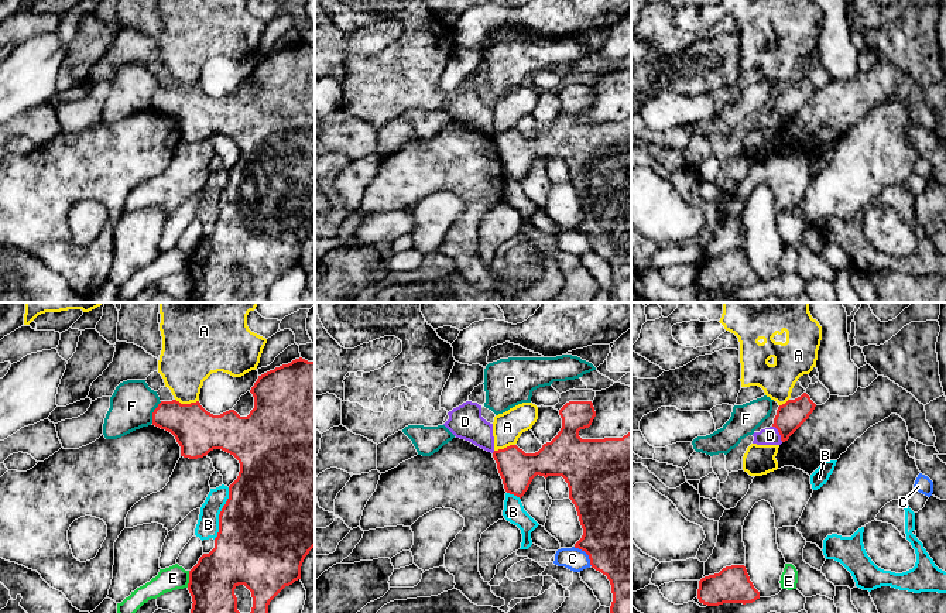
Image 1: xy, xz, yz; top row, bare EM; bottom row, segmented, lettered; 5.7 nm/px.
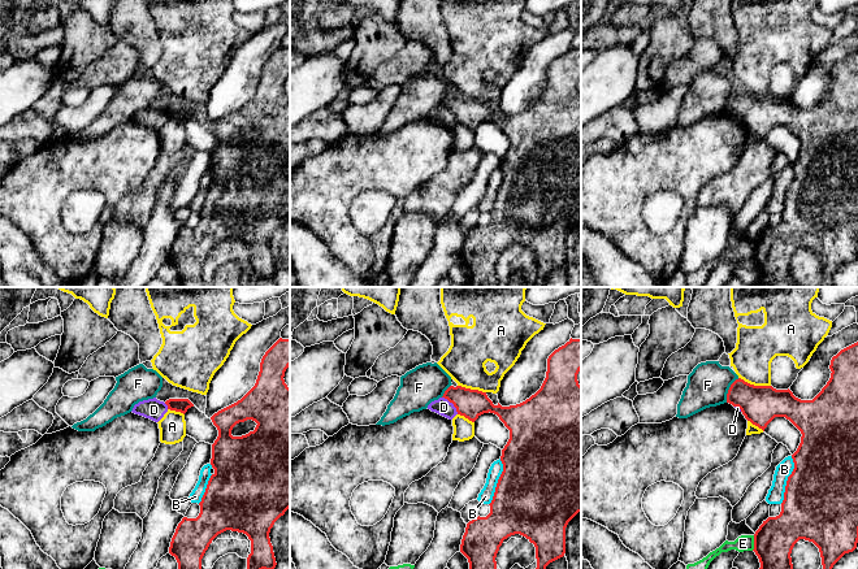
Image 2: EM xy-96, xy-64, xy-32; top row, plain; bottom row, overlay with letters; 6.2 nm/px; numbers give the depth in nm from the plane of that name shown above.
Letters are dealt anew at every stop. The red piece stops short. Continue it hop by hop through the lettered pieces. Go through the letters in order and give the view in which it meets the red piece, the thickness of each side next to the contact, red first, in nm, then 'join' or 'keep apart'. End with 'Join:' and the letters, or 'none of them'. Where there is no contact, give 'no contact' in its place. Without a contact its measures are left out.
A: xy | 260/300 nm | keep apart
B: xy | 500/130 nm | keep apart
C: xz | 500/130 nm | keep apart
D: yz | 160/100 nm | keep apart
E: xy | 280/140 nm | keep apart
F: xy | 240/260 nm | keep apart
Join: none of them

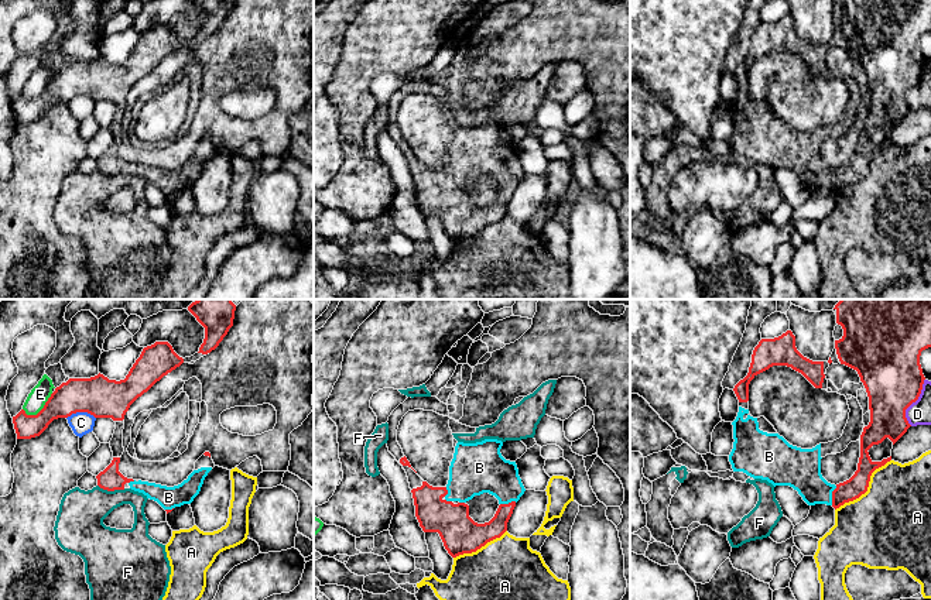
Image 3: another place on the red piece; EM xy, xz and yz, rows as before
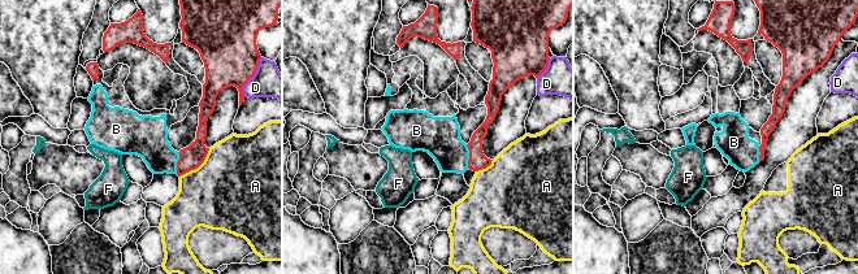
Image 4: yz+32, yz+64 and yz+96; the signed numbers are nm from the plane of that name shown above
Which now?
A: yz | 120/480 nm | keep apart
B: yz | 120/220 nm | join
C: xy | 220/130 nm | keep apart
D: yz | 360/140 nm | keep apart
E: xy | 190/110 nm | keep apart
F: xy | 140/260 nm | keep apart
Join: B

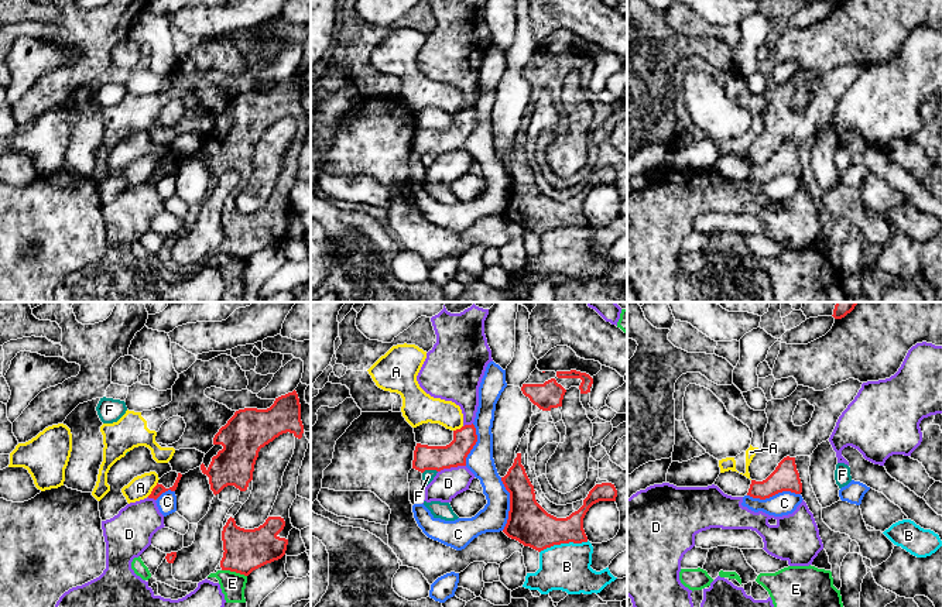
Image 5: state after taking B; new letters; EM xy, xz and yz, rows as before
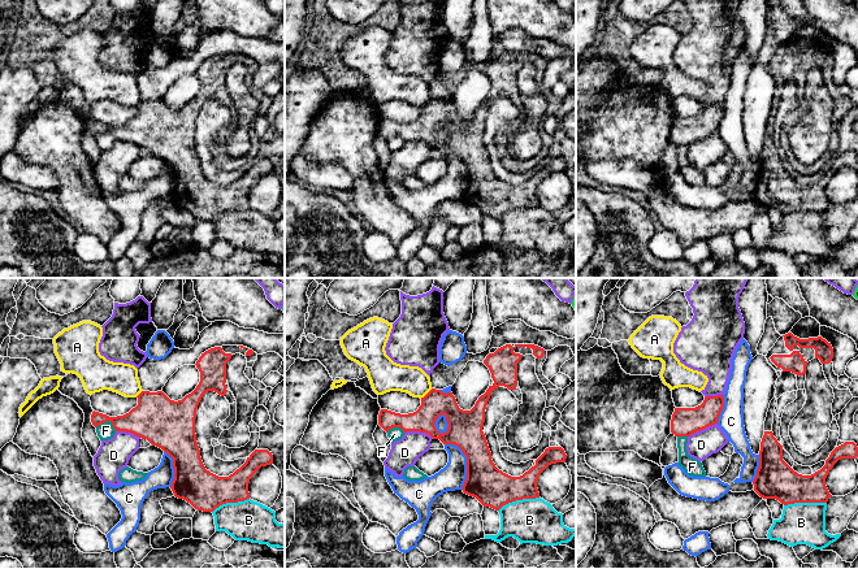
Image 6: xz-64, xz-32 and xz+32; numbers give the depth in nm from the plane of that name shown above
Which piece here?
A: xy | 60/140 nm | keep apart
B: xz | 240/260 nm | keep apart
C: xz | 240/160 nm | keep apart
D: xz | 140/170 nm | keep apart
E: xy | 240/140 nm | keep apart
F: xz | 140/70 nm | keep apart
Join: none of them

